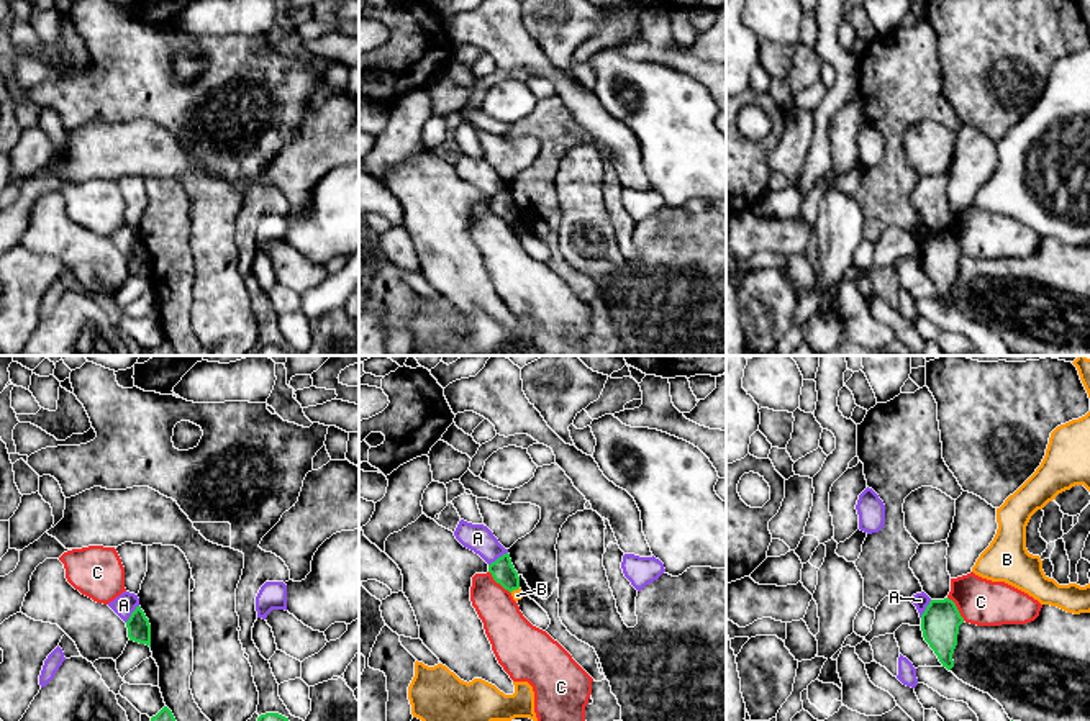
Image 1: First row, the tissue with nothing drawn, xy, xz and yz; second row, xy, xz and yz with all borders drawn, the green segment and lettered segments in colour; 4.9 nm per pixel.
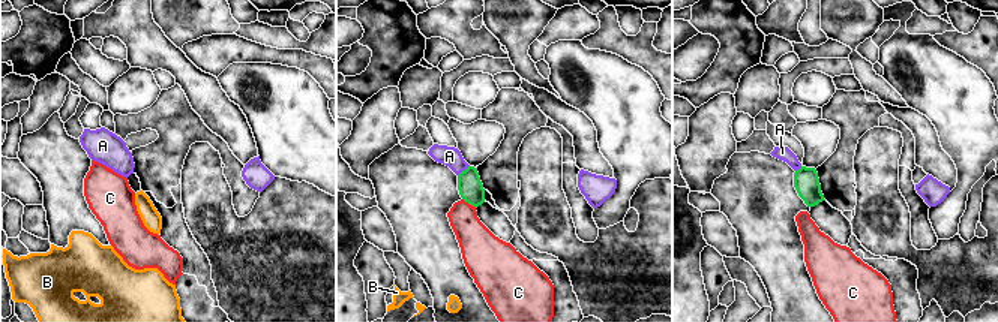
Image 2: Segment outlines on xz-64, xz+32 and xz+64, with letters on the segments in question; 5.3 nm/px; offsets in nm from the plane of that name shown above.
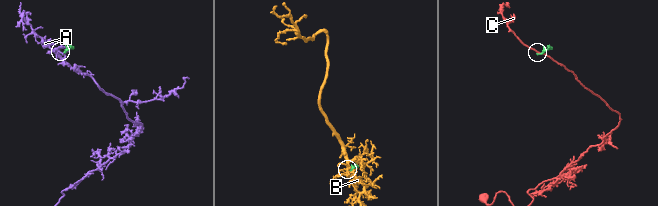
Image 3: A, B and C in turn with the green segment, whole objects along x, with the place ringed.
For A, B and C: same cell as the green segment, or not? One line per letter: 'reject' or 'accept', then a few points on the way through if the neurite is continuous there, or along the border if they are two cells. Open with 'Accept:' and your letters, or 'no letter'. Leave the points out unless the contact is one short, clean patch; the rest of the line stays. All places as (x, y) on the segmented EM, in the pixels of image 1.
Accept: no letter
A: reject | along xz (507, 551), (489, 566)
B: reject | along xz (518, 587), (510, 592)
C: reject | along xz (489, 571), (510, 594)

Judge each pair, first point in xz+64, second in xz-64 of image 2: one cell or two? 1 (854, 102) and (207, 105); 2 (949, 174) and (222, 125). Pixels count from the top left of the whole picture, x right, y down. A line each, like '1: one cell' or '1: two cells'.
1: two cells
2: one cell

